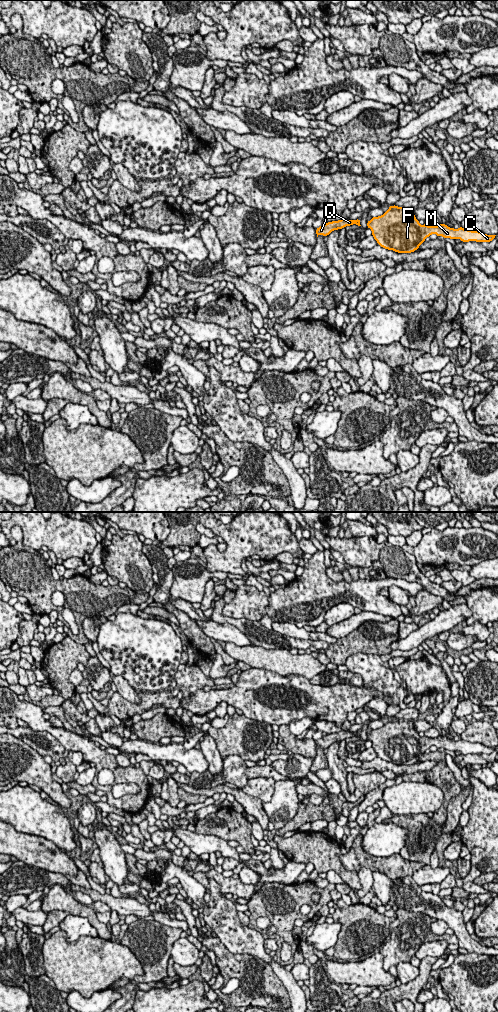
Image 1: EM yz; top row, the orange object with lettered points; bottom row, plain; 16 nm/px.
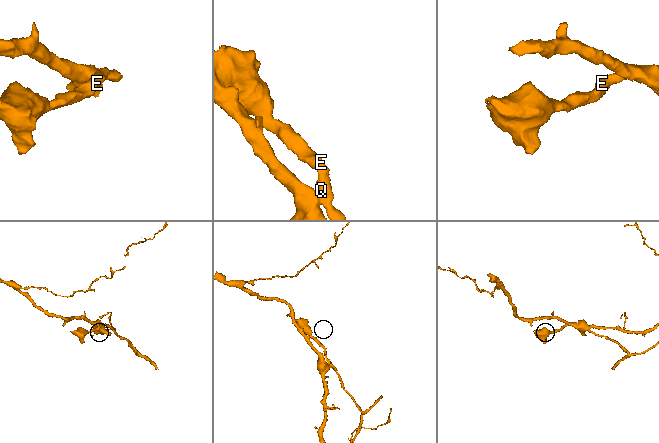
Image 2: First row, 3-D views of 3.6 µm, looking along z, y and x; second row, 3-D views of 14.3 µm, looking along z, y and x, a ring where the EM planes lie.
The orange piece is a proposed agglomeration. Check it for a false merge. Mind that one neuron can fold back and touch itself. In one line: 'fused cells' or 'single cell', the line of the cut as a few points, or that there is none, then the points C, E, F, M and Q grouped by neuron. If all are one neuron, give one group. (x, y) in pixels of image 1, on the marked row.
fused cells; cut yz (359, 219), (355, 223); groups C F M / E Q

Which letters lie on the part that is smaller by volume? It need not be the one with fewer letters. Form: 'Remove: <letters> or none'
Remove: E, Q

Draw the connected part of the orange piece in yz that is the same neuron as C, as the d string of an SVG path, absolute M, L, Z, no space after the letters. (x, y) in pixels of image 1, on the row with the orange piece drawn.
M396 205L389 206L389 209L383 215L372 217L367 221L367 228L372 230L372 236L381 247L393 250L398 253L411 253L416 251L419 246L431 234L436 234L438 237L450 239L460 239L462 242L491 242L496 235L487 235L480 231L472 231L464 229L461 226L458 229L450 228L446 224L439 223L437 226L420 225L419 220L414 215L414 208L398 207Z

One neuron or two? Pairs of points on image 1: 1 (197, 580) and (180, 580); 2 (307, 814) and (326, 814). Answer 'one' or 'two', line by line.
1: one
2: one

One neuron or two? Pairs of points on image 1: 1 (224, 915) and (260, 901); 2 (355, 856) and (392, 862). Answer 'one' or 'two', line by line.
1: two
2: one

